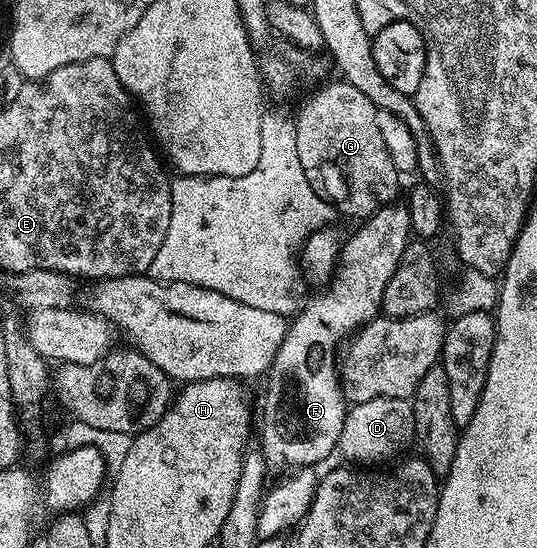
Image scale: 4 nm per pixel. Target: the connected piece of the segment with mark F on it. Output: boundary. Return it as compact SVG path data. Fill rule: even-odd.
M402 203L382 206L359 225L362 226L343 244L332 280L321 291L315 292L318 294L307 305L305 302L293 314L284 339L274 356L274 362L270 364L268 376L265 378L266 398L262 401L260 450L271 470L282 469L285 465L314 467L317 466L317 461L324 460L330 452L333 454L337 450L340 427L344 427L348 408L348 402L342 395L342 387L338 380L338 341L345 342L351 334L379 316L384 299L384 287L388 287L388 279L392 279L392 271L396 271L400 255L404 255L404 247L412 239L408 211Z

